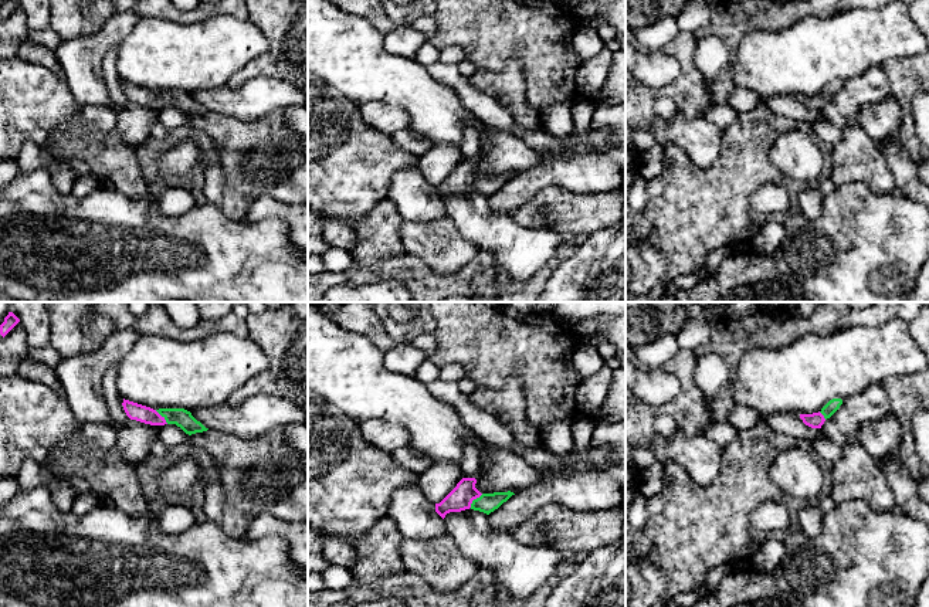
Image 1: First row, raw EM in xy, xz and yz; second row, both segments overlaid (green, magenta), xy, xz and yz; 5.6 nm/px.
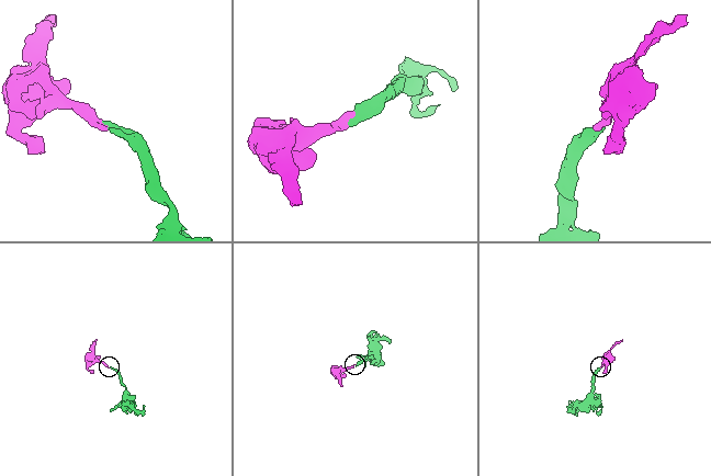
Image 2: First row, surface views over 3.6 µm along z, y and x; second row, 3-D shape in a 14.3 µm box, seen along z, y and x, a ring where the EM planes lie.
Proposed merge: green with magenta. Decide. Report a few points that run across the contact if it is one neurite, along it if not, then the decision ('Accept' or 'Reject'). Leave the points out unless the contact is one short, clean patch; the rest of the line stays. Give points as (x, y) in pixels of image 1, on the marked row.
Line: xz (487, 502), (474, 499), (461, 497). Accept

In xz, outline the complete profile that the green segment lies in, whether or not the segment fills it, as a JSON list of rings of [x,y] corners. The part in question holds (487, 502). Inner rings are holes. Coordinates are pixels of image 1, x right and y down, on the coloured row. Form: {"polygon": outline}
{"polygon": [[[462,478],[440,503],[435,503],[435,512],[443,519],[450,512],[461,512],[469,508],[489,515],[515,495],[511,491],[481,494],[475,484],[475,478]]]}

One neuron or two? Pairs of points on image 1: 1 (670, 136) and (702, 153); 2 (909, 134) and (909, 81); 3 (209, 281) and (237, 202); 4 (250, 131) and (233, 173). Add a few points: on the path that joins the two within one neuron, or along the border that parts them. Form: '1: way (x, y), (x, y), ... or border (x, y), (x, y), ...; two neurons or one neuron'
1: way (678, 136), (685, 136), (694, 145); one neuron
2: way (907, 121), (907, 94); one neuron
3: border (219, 206), (229, 217), (244, 220); two neurons
4: way (250, 141), (241, 153), (241, 163); one neuron

